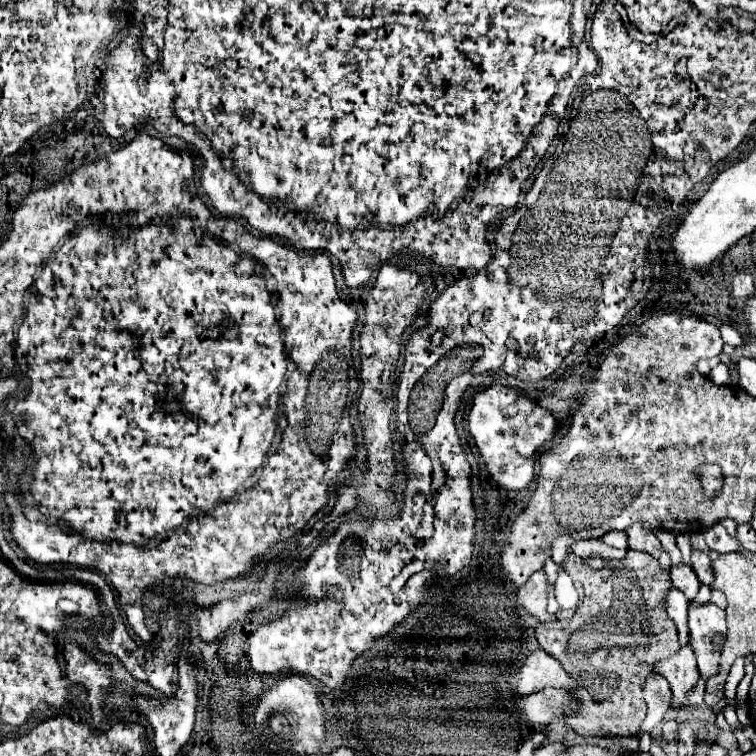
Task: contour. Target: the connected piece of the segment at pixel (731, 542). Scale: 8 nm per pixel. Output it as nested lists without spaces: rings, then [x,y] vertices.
[[[716,522],[714,526],[710,526],[710,528],[704,532],[704,540],[706,540],[708,548],[710,548],[710,550],[716,550],[716,552],[740,550],[740,548],[738,548],[738,542],[726,532],[726,528],[722,526],[722,522]]]

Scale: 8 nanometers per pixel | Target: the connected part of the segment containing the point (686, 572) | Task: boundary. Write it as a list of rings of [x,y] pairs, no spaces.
[[[684,562],[682,564],[674,564],[670,568],[670,578],[672,578],[672,584],[686,594],[686,598],[690,598],[690,600],[696,598],[700,582],[698,582],[694,570],[688,564],[684,564]]]

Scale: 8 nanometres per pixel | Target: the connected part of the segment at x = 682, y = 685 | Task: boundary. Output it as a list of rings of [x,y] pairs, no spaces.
[[[690,640],[672,656],[668,656],[664,660],[656,660],[652,664],[652,670],[662,674],[670,682],[670,688],[674,694],[674,700],[672,700],[674,708],[682,708],[686,704],[686,692],[700,678],[698,666],[696,666],[696,656],[690,646]]]

